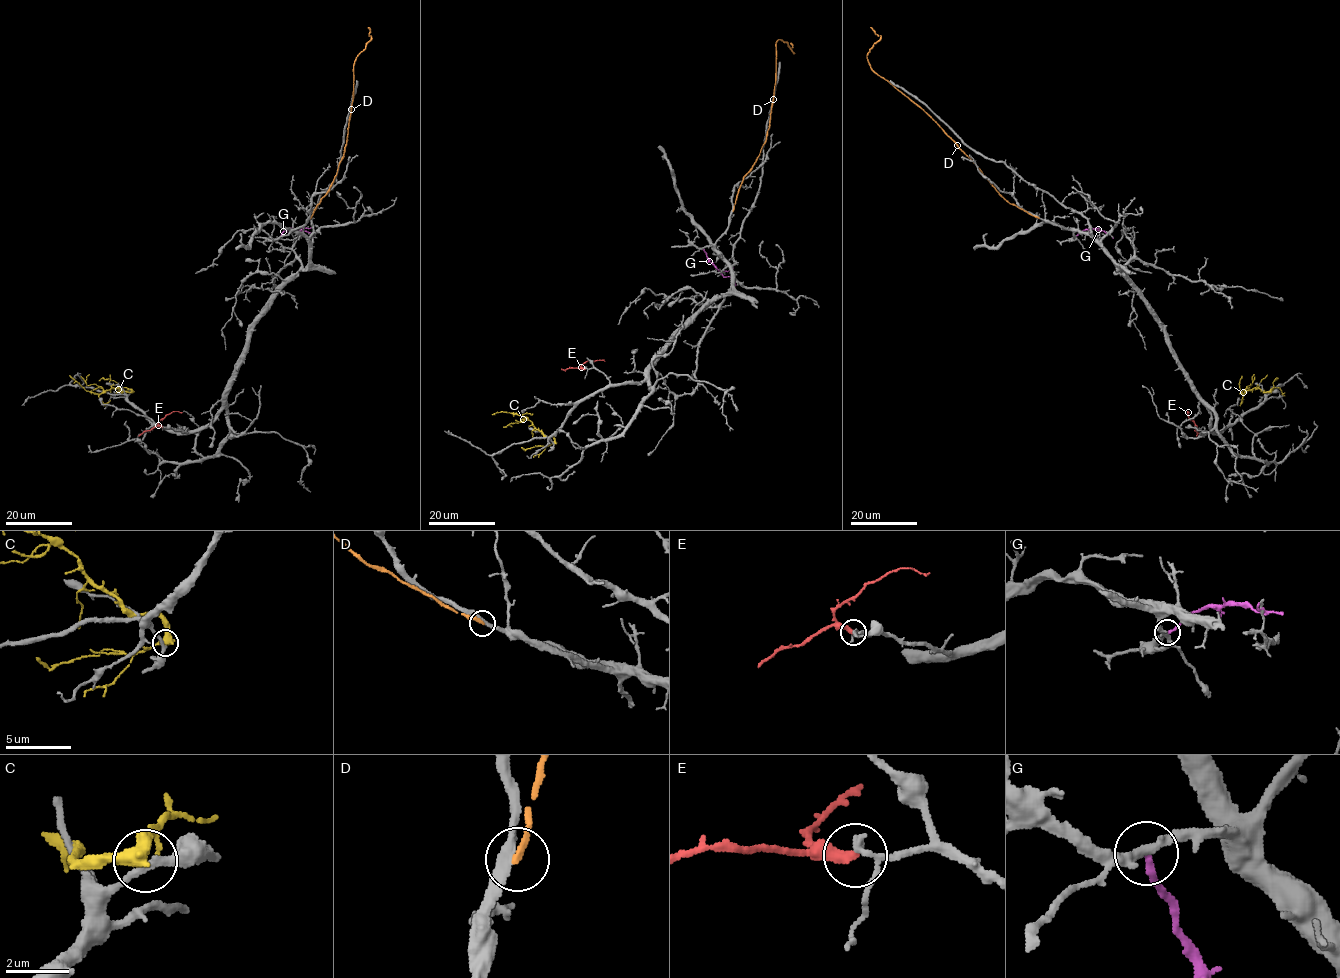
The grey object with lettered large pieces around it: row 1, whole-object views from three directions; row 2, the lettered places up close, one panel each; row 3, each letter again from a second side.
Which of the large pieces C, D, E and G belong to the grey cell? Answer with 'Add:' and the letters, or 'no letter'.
Add: no letter

